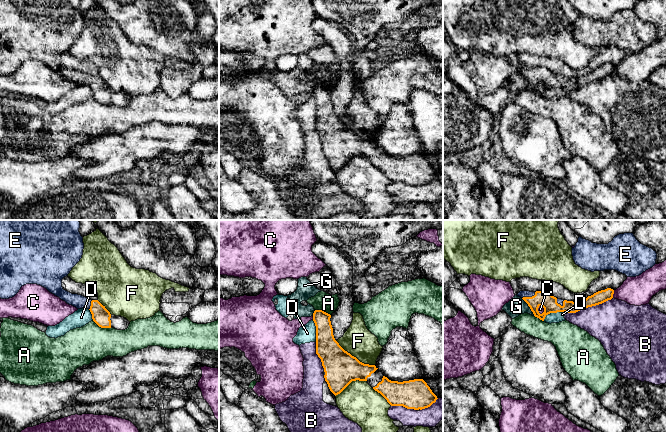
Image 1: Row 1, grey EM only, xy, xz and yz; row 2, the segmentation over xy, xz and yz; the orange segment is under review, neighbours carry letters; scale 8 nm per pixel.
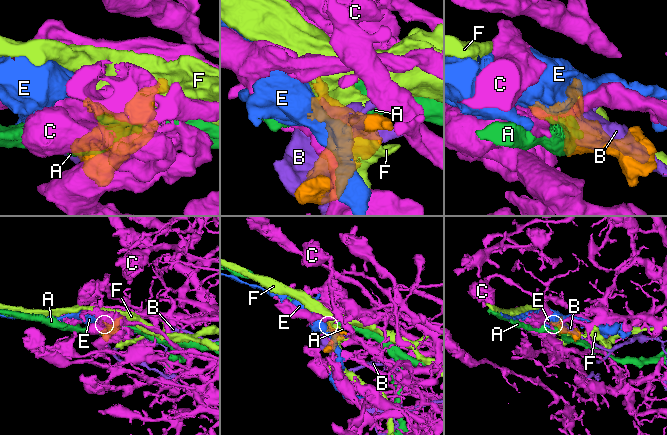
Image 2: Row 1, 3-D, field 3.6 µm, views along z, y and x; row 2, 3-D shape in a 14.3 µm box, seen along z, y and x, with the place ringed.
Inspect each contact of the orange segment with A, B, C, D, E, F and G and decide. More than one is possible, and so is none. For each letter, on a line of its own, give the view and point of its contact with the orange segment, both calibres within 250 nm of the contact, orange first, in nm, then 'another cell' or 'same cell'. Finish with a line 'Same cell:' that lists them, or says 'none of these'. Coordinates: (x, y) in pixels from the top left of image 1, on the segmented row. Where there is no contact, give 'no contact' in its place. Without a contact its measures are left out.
A: contact xy (102, 327); calibres 150 and 300 nm; another cell
B: contact yz (588, 306); calibres 100 and 380 nm; another cell
C: contact yz (613, 293); calibres 100 and 220 nm; another cell
D: contact yz (554, 312); calibres 120 and 80 nm; another cell
E: contact yz (529, 297); calibres 120 and 50 nm; same cell
F: contact xz (355, 357); calibres 280 and 240 nm; another cell
G: contact yz (529, 306); calibres 120 and 150 nm; another cell
Same cell: E

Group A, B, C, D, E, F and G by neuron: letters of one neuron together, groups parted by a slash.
A / B D G / C / E / F

